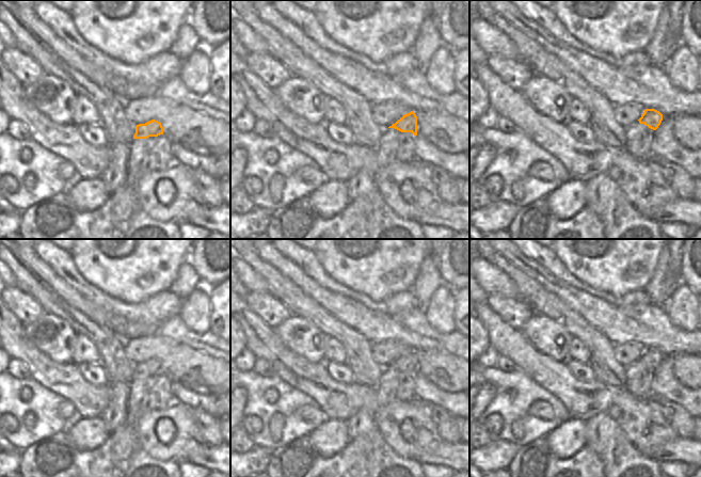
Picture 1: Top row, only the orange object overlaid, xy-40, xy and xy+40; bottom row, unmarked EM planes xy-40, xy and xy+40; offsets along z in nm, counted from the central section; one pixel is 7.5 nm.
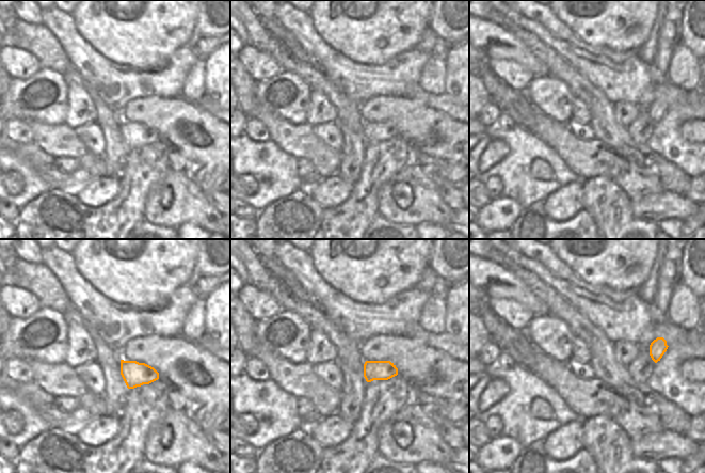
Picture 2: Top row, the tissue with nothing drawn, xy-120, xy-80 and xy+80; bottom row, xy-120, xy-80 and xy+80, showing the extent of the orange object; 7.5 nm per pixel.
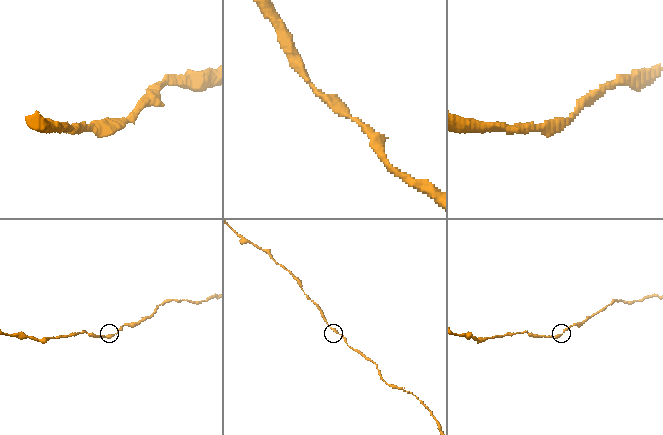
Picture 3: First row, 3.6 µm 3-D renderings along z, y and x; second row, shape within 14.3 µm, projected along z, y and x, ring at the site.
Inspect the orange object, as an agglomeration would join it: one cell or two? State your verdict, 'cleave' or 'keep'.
keep

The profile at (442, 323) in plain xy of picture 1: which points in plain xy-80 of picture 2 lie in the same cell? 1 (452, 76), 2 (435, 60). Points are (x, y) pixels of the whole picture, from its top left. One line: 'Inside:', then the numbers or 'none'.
Inside: 2

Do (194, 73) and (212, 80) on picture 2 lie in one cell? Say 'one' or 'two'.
two

